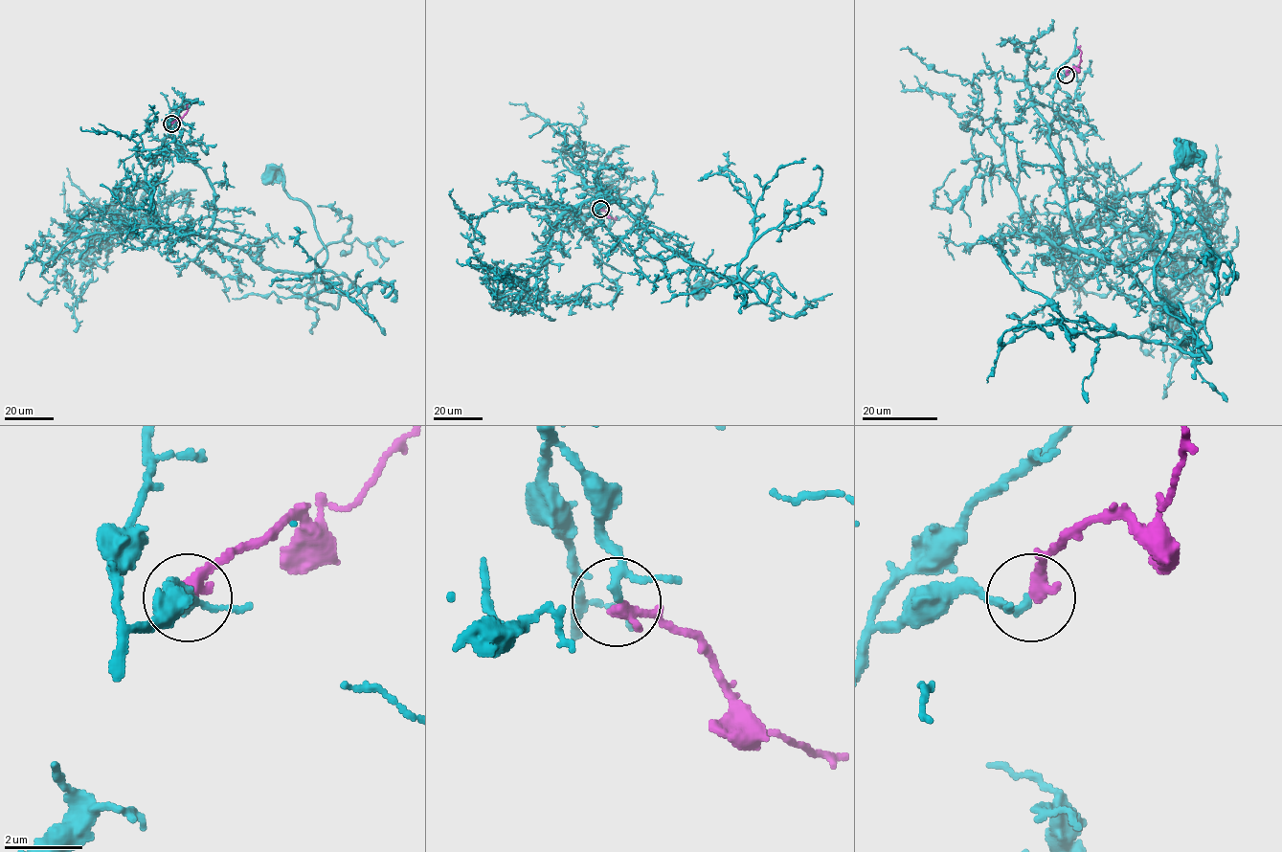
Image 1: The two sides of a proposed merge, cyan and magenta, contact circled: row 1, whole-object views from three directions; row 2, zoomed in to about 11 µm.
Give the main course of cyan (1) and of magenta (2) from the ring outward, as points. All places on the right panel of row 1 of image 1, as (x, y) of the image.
1: (1066, 75), (1031, 85), (1030, 99), (1060, 162), (1074, 239), (1174, 308), (1158, 294), (1155, 264), (1186, 154)
2: (1066, 75), (1069, 69), (1079, 65), (1080, 45)

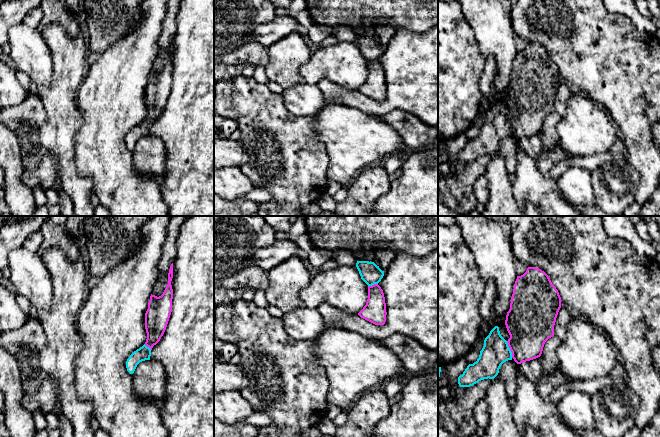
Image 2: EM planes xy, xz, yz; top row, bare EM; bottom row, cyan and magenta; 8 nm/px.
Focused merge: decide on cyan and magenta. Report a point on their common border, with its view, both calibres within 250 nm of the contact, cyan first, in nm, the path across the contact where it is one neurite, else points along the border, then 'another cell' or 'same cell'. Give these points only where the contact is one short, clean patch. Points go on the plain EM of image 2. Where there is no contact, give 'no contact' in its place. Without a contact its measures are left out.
yz (509, 125) | 220/360 nm | across yz (495, 128), (497, 126), (509, 125), (526, 108), (529, 101) | same cell

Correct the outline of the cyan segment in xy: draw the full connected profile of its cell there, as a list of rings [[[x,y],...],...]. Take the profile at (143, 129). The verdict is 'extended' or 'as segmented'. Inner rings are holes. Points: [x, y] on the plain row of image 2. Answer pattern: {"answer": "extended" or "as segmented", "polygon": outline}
{"answer": "extended", "polygon": [[[173,39],[170,42],[168,49],[168,60],[159,73],[152,71],[148,78],[148,85],[145,89],[145,105],[147,115],[145,120],[134,127],[126,137],[126,144],[130,150],[133,150],[137,141],[145,136],[150,136],[151,126],[163,112],[171,88],[172,88],[172,75],[173,65],[171,57],[173,54]]]}

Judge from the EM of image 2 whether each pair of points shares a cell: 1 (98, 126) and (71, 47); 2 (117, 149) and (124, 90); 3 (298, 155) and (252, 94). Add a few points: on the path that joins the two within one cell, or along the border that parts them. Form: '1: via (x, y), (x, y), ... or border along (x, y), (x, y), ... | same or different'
1: border along (84, 78), (79, 87), (77, 104) | different
2: via (117, 134), (117, 105) | same
3: via (284, 140), (263, 119), (259, 109) | same

